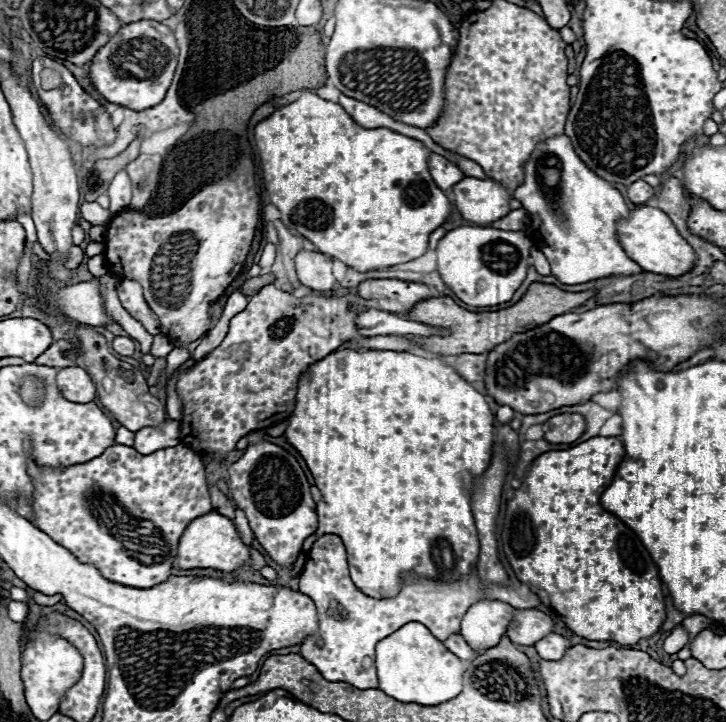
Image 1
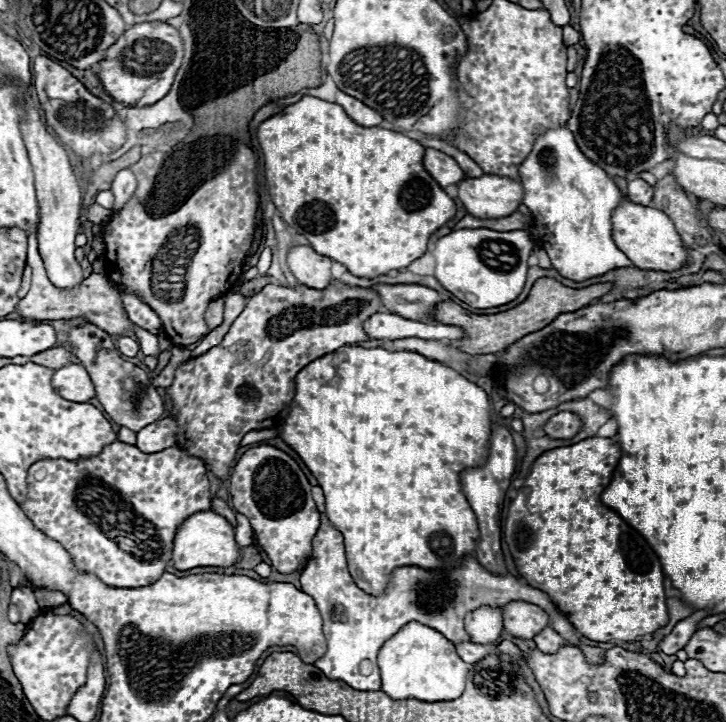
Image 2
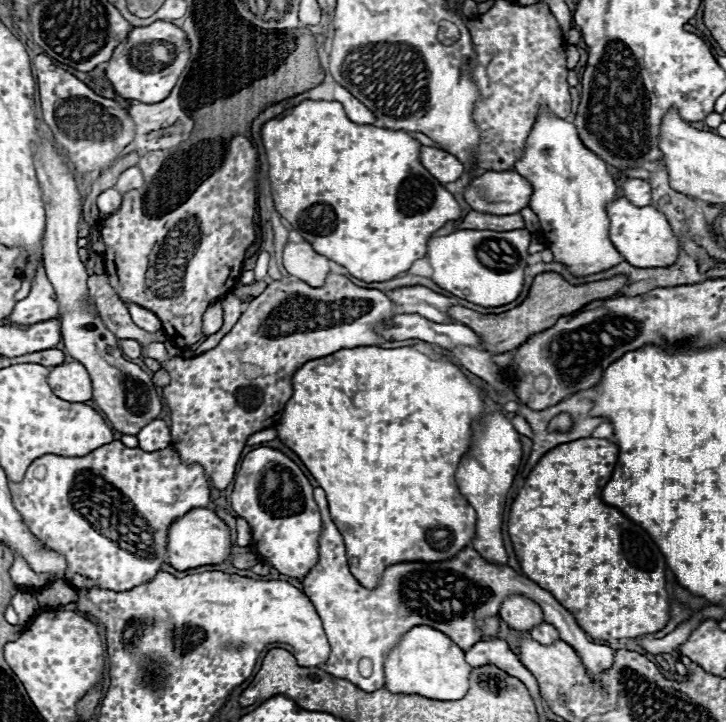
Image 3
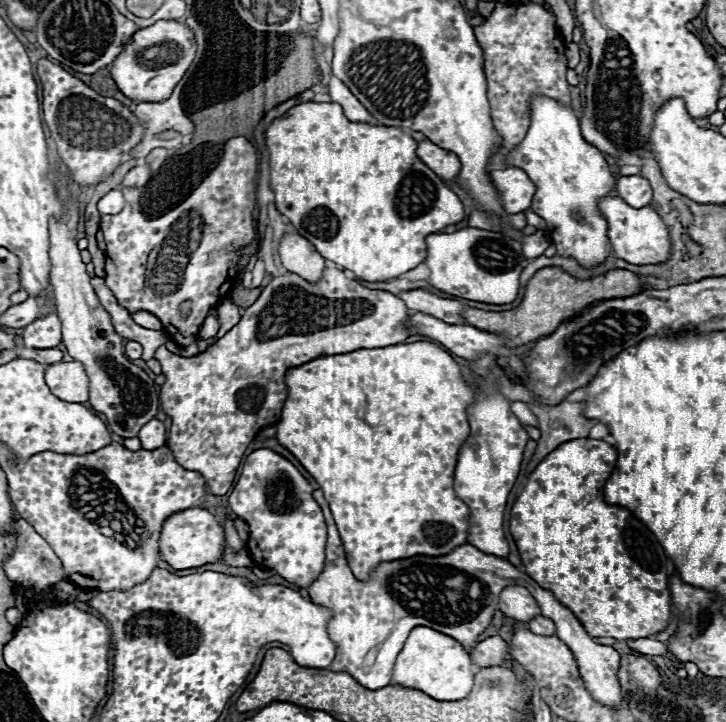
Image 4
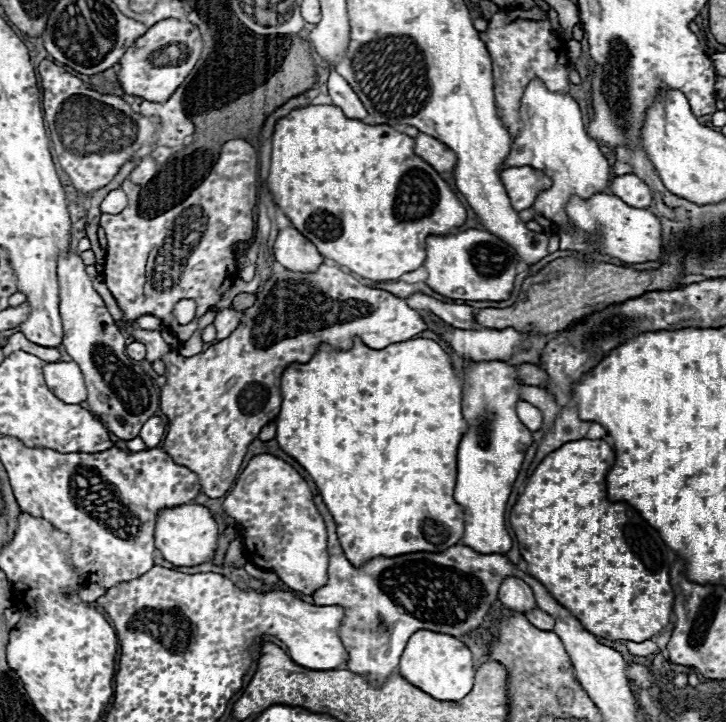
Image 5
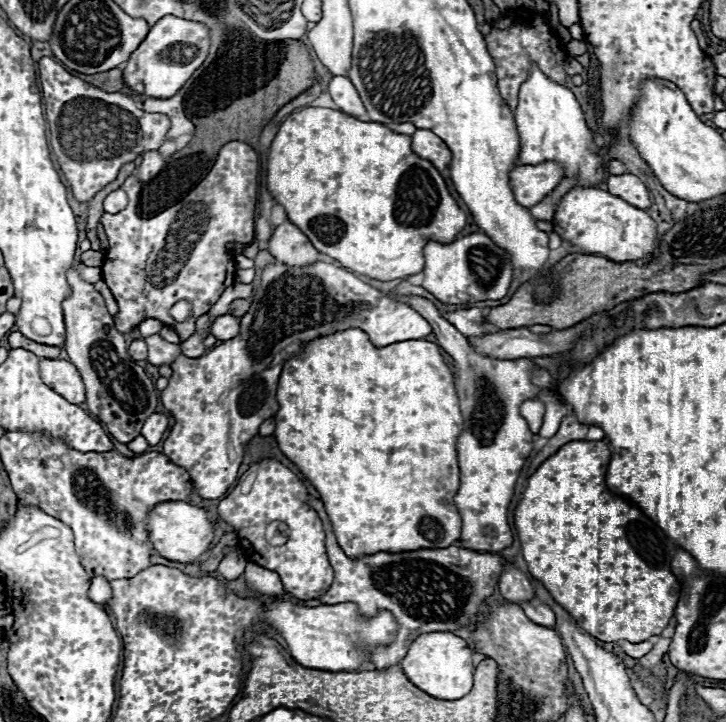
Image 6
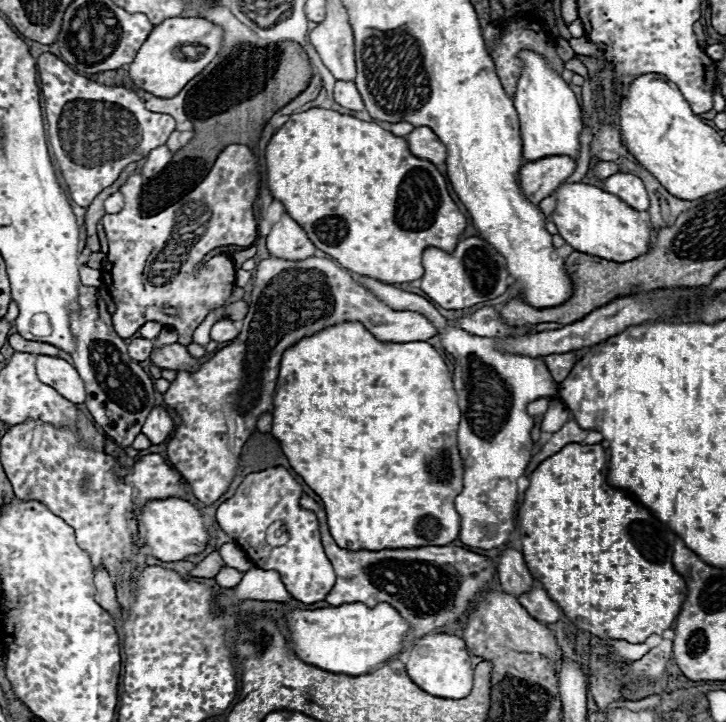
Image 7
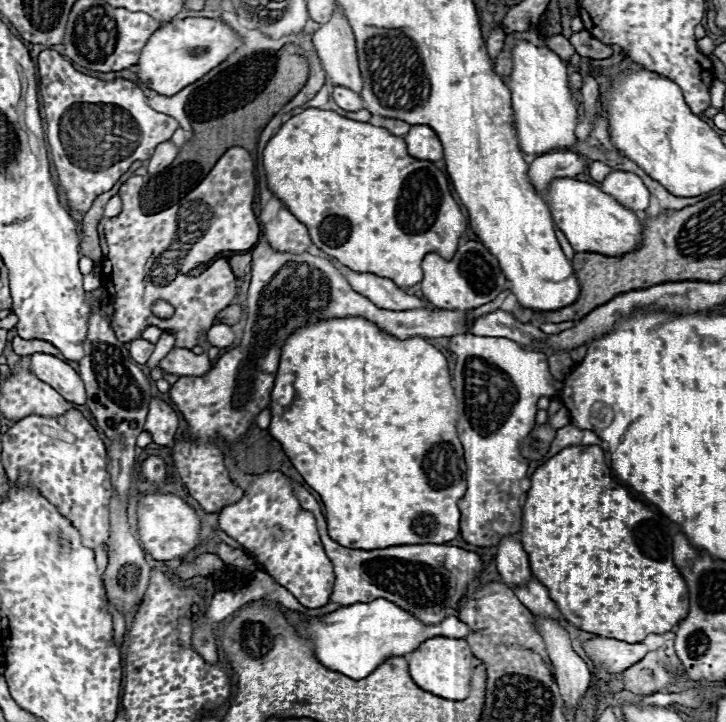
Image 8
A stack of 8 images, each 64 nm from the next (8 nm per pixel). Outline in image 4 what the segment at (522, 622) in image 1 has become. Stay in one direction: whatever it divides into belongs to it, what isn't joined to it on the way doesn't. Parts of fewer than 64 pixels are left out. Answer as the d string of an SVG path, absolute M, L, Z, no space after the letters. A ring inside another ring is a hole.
M506 586L500 592L500 610L516 622L528 622L532 616L540 614L534 596L524 586Z

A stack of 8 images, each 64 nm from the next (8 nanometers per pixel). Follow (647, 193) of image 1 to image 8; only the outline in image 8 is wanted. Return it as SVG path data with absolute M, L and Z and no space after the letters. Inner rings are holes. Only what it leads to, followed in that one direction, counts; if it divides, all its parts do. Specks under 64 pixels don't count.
M612 170L602 180L600 188L628 210L638 212L638 210L648 208L650 192L636 174L630 174L630 172L624 172L624 170Z

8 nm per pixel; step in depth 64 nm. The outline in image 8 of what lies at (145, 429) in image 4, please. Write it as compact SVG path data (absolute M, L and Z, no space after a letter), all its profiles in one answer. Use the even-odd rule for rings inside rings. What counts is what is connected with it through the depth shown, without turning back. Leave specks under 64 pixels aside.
M156 396L150 400L150 410L148 410L148 418L146 418L144 428L152 434L152 440L156 444L168 446L173 450L174 434L178 430L178 416L168 402L164 402Z

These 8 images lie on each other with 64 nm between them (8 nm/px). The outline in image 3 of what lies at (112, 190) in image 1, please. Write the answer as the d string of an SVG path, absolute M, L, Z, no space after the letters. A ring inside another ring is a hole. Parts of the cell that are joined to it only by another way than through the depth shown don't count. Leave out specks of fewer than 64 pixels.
M128 168L126 172L122 172L122 176L118 178L118 182L116 182L116 190L120 192L120 194L126 194L128 190L136 190L136 188L142 188L144 186L144 176L142 176L142 172L140 172L140 168Z

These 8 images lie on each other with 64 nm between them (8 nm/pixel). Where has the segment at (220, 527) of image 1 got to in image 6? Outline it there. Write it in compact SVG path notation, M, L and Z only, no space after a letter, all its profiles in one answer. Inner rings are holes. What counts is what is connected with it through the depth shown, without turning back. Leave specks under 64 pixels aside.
M176 500L176 502L168 502L168 504L156 504L148 512L148 536L150 536L150 542L158 556L172 560L172 562L190 564L208 550L208 546L214 538L214 530L202 508Z

